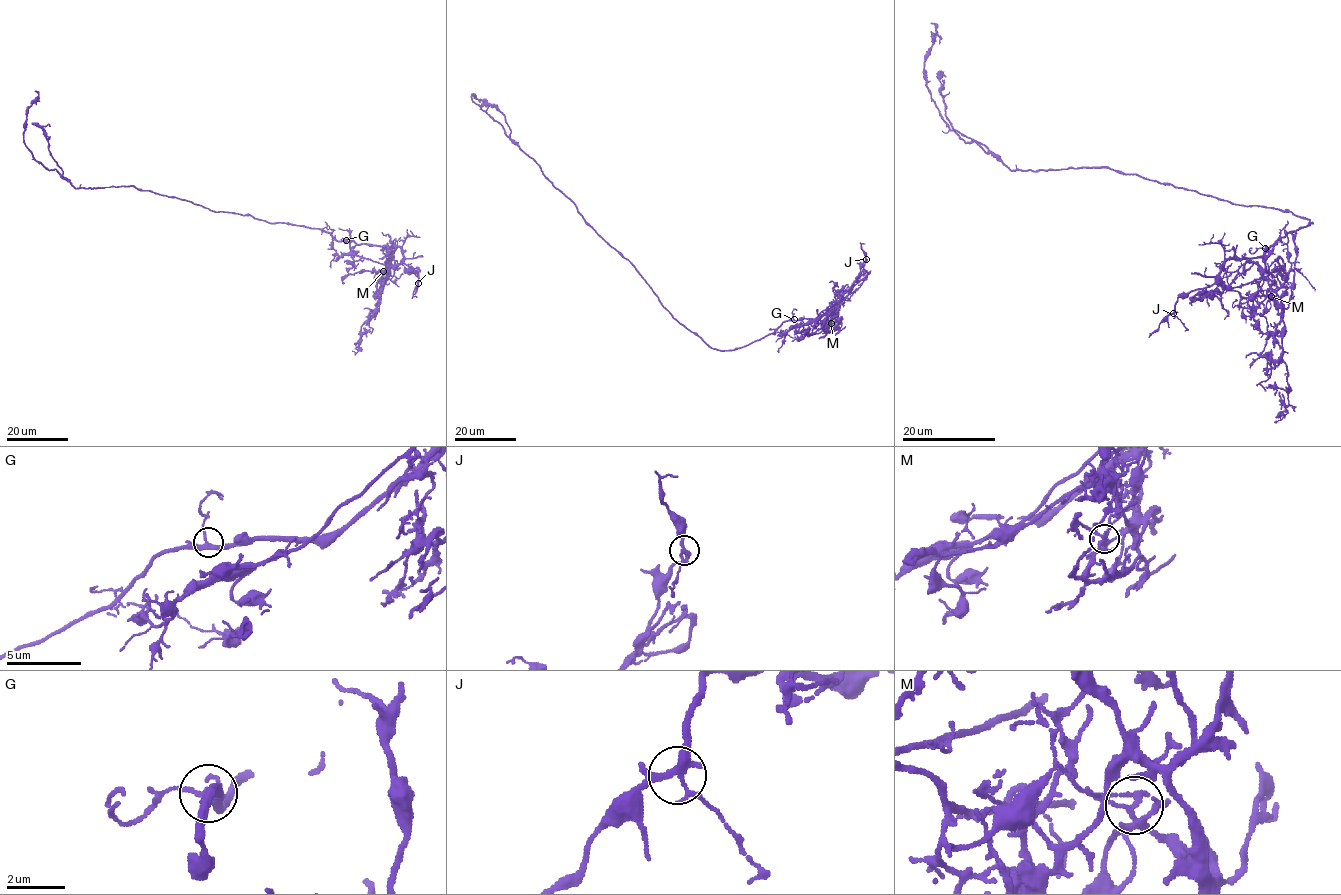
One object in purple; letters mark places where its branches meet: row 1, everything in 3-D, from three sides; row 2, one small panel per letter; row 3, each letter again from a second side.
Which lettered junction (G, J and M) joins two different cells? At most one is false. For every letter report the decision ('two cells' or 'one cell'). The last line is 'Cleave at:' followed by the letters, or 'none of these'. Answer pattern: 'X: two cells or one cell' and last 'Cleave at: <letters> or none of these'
G: one cell
J: one cell
M: two cells
Cleave at: M

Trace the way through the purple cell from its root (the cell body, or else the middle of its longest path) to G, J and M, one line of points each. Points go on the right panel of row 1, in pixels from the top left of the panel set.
G: (1241, 205), (1263, 205), (1291, 211), (1312, 223), (1286, 233), (1265, 248)
J: (1241, 205), (1291, 211), (1312, 223), (1280, 237), (1264, 255), (1251, 258), (1227, 286), (1184, 293), (1173, 313)
M: (1241, 205), (1291, 211), (1312, 223), (1238, 269), (1256, 262), (1269, 284), (1264, 295), (1271, 296)

